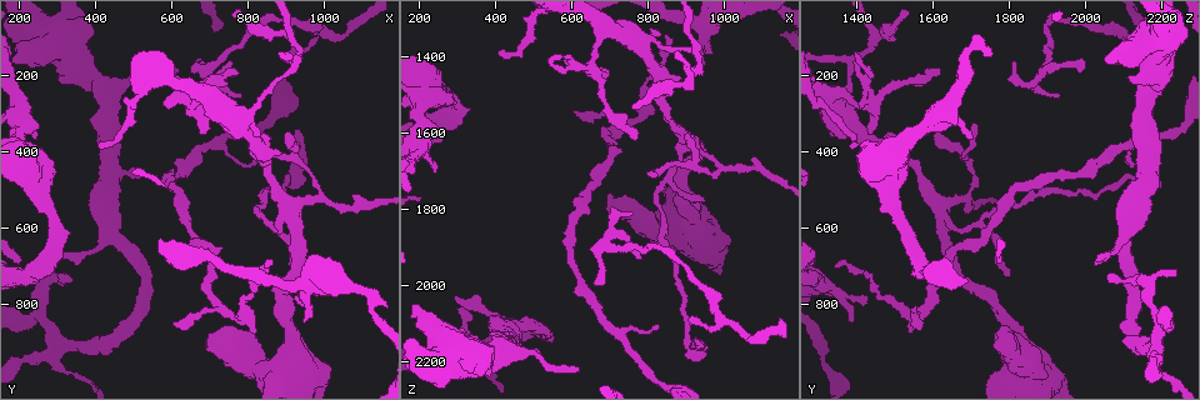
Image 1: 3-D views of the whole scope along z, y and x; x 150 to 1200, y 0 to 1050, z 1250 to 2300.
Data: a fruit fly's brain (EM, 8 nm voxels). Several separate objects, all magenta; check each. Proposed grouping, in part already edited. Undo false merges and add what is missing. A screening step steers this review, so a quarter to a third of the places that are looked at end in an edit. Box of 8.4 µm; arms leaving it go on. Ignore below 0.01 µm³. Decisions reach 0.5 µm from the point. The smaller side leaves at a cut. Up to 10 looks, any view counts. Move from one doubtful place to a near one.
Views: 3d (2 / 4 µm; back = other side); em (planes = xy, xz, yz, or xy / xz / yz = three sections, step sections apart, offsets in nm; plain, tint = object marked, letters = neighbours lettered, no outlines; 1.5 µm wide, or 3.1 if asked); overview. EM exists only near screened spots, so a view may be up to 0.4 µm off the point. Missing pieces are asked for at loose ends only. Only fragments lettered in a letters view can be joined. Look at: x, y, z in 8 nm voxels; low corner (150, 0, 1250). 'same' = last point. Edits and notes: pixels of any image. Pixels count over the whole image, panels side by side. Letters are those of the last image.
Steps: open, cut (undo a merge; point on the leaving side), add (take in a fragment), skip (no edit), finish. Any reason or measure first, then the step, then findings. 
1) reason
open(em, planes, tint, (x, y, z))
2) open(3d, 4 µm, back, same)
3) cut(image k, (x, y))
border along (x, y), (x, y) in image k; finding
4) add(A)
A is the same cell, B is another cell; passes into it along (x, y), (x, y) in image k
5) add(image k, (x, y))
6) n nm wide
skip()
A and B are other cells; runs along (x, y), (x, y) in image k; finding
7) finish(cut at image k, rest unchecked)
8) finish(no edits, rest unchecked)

open(3d, 2 µm, (275, 750, 2170))

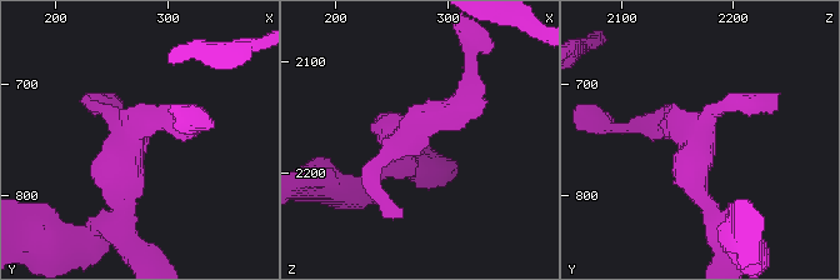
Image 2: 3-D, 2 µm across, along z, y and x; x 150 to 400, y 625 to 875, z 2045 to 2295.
open(em, planes, letters, (266, 746, 2166))

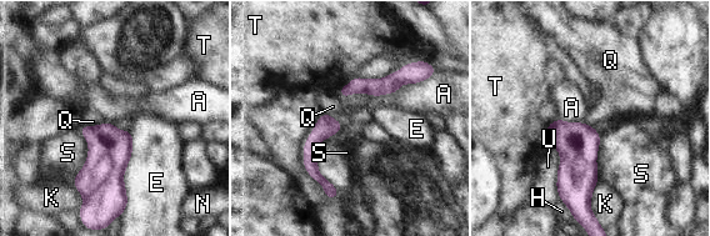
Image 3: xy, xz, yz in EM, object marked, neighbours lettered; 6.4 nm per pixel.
skip()
A, E, H, K, N, Q, S, T and U are other cells; border along (553, 146), (559, 154), (560, 199) in image 3; continuous, no second neuron

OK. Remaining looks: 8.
abrupt turn
open(3d, 2 µm, (925, 405, 1685))

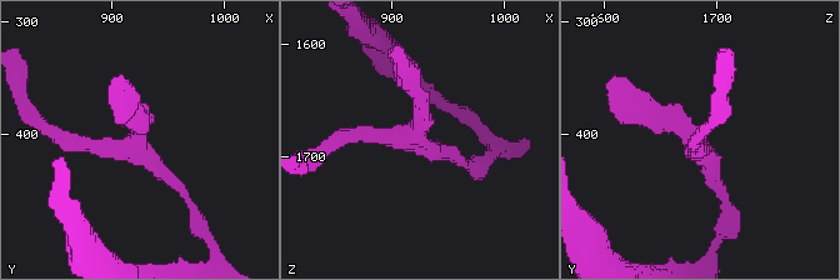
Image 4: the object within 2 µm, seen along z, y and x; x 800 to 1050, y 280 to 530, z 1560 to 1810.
shape alone is not enough
open(em, xy, step 8, letters, (922, 410, 1686))

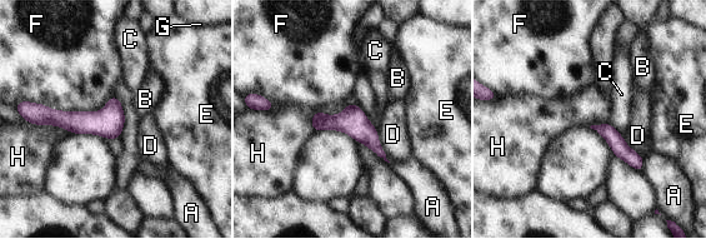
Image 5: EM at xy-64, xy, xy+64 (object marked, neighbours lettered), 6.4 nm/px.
100 nm wide
skip()
A, B, C, D, E, F, G and H are other cells; runs along (38, 114), (68, 120), (121, 120) in image 5; continuous, no second neuron

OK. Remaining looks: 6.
abrupt turn
open(em, xy, step 4, tint, (925, 155, 1385))

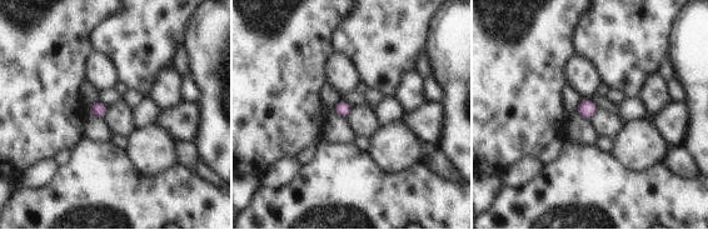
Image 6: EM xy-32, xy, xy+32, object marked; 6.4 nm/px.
open(em, planes, letters, same)

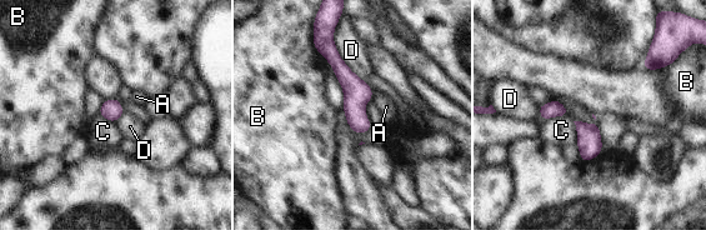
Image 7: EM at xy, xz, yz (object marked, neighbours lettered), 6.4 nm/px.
D touches over 400 nm
skip()
A, B, C and D are other cells; border along (313, 34), (313, 45), (334, 70) in image 7; all the same neuron

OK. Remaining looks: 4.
free end
open(em, planes, letters, (940, 795, 1420))

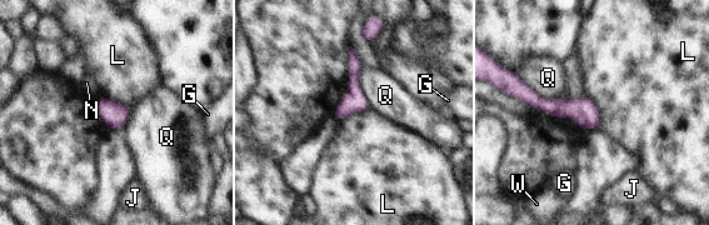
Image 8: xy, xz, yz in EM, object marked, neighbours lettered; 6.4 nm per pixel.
150 nm wide; Q touches over 360 nm
skip()
G, J, L, N, Q and W are other cells; none of them fits

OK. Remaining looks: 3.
finish(no edits, rest unchecked)

